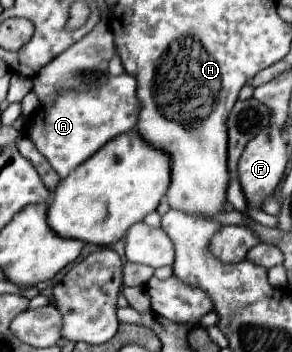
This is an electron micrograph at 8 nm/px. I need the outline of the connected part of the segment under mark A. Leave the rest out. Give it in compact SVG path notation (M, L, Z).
M124 73L118 77L110 77L106 85L88 93L62 91L52 107L38 107L30 117L26 117L26 135L50 161L60 179L64 179L72 169L92 157L92 153L96 153L110 139L130 133L136 127L136 121L136 81L132 75Z

